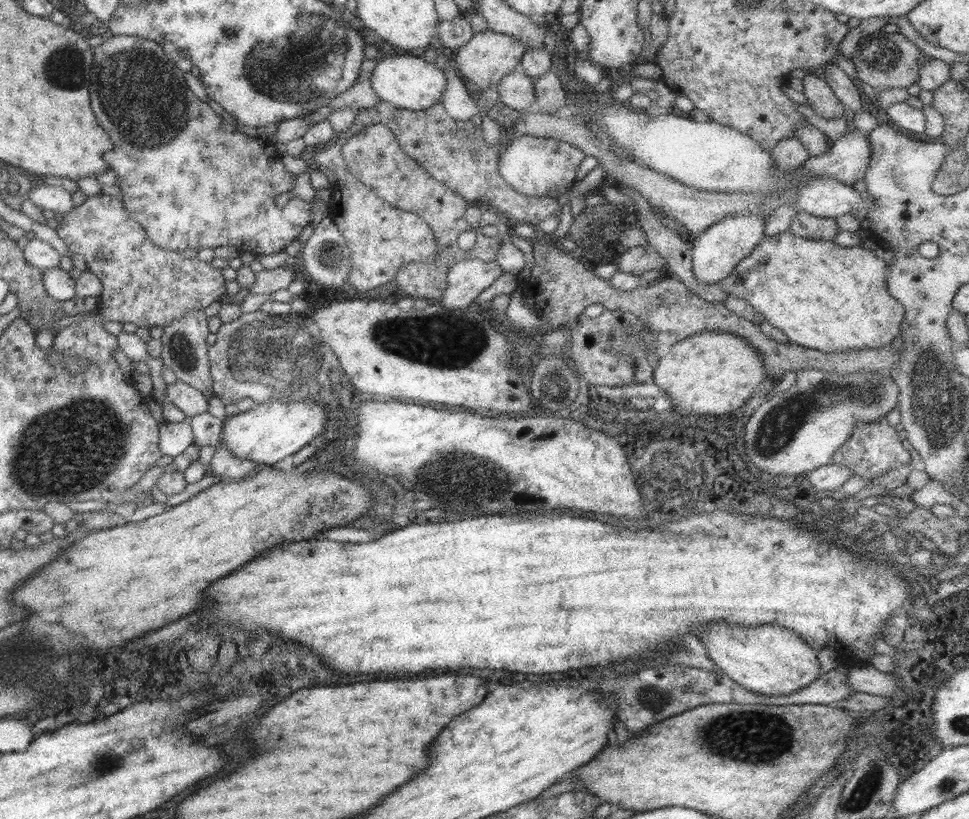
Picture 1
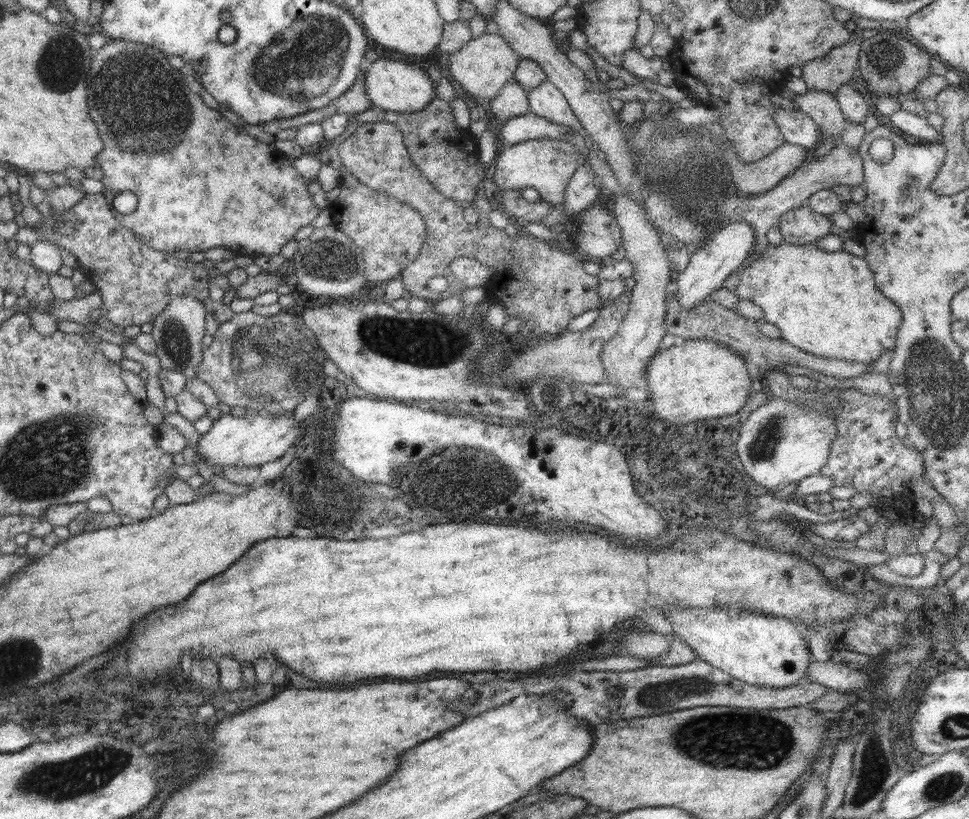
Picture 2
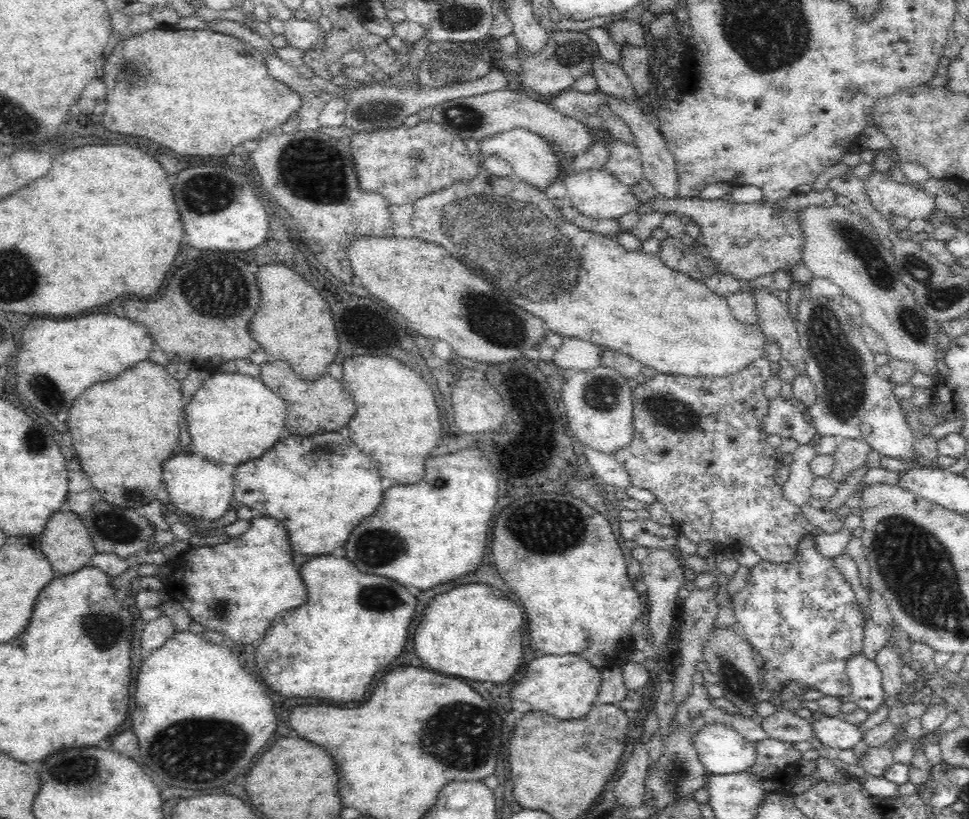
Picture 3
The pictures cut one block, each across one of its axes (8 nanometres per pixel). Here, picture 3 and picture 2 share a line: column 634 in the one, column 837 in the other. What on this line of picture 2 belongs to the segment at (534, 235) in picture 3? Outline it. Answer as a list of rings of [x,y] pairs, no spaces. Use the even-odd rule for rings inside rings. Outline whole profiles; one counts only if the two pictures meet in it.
[[[768,244],[748,266],[743,266],[740,284],[735,290],[739,300],[749,300],[764,312],[764,319],[776,325],[782,339],[792,346],[822,358],[850,362],[873,362],[894,350],[902,324],[903,312],[892,300],[884,297],[874,283],[874,273],[864,257],[842,250],[826,252],[815,244]]]

